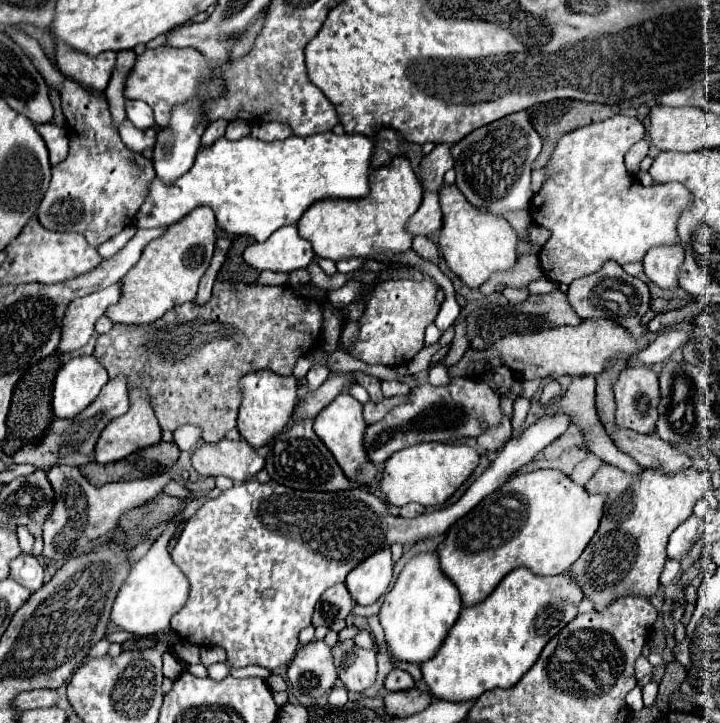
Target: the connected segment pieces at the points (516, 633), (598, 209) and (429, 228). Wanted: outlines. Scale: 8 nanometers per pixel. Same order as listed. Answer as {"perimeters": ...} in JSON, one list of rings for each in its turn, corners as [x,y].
{"perimeters":[[[[515,568],[509,572],[501,584],[493,590],[493,594],[473,608],[463,608],[459,620],[453,630],[447,634],[441,650],[433,660],[423,662],[421,672],[425,672],[423,680],[427,682],[429,692],[435,698],[449,702],[465,702],[477,700],[483,692],[493,688],[511,688],[515,686],[523,674],[535,664],[543,646],[577,616],[577,606],[583,600],[583,594],[575,582],[571,582],[565,574],[559,576],[535,576],[527,568]]],[[[615,114],[603,122],[577,128],[557,142],[557,148],[547,164],[553,174],[531,200],[533,222],[551,232],[551,238],[539,252],[541,270],[549,280],[557,284],[571,284],[577,278],[595,274],[595,270],[603,268],[603,264],[609,260],[617,262],[619,266],[629,262],[643,262],[647,250],[665,244],[679,244],[677,222],[681,212],[691,206],[691,192],[687,192],[687,188],[679,182],[653,184],[645,188],[625,170],[623,152],[627,152],[643,136],[645,126],[637,118]]],[[[427,194],[423,196],[423,202],[419,206],[419,210],[411,216],[411,222],[407,226],[407,230],[411,234],[433,234],[437,230],[441,230],[443,226],[443,214],[441,214],[441,206],[439,206],[439,194]]]]}

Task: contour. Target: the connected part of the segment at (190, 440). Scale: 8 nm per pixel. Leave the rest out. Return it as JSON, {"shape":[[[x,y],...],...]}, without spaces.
{"shape":[[[191,424],[179,426],[179,428],[173,432],[173,438],[175,438],[175,444],[177,444],[181,450],[193,450],[193,448],[197,448],[197,446],[203,442],[199,428],[197,428],[197,426],[191,426]]]}

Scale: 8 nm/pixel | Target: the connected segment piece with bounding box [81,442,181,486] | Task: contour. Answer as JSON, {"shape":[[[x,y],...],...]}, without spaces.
{"shape":[[[159,442],[115,464],[103,466],[97,462],[89,462],[81,466],[81,474],[93,486],[103,486],[109,482],[119,482],[119,480],[135,480],[135,478],[143,478],[143,474],[157,476],[161,472],[167,472],[177,462],[179,452],[181,450],[173,442]]]}

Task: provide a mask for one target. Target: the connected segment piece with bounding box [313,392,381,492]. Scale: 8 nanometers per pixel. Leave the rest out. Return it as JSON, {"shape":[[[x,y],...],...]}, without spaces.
{"shape":[[[349,392],[339,394],[339,398],[335,398],[329,406],[325,406],[325,410],[315,418],[315,426],[313,428],[315,428],[315,434],[323,440],[323,444],[335,456],[337,464],[341,466],[341,470],[343,470],[343,474],[347,476],[349,482],[353,482],[357,486],[365,486],[371,492],[379,490],[381,472],[367,458],[365,446],[363,446],[363,434],[367,430],[367,422],[363,418],[363,406]]]}

